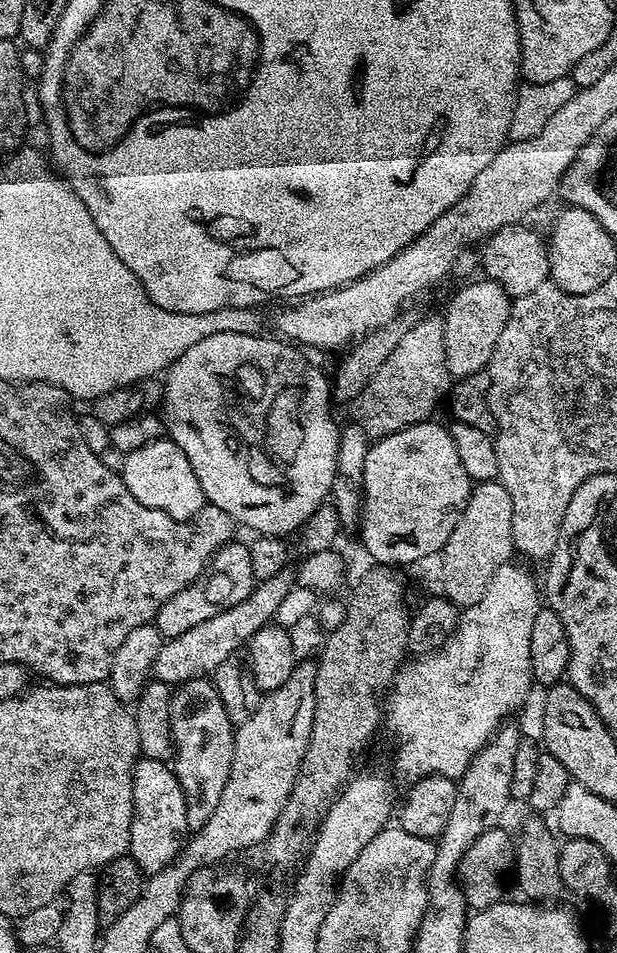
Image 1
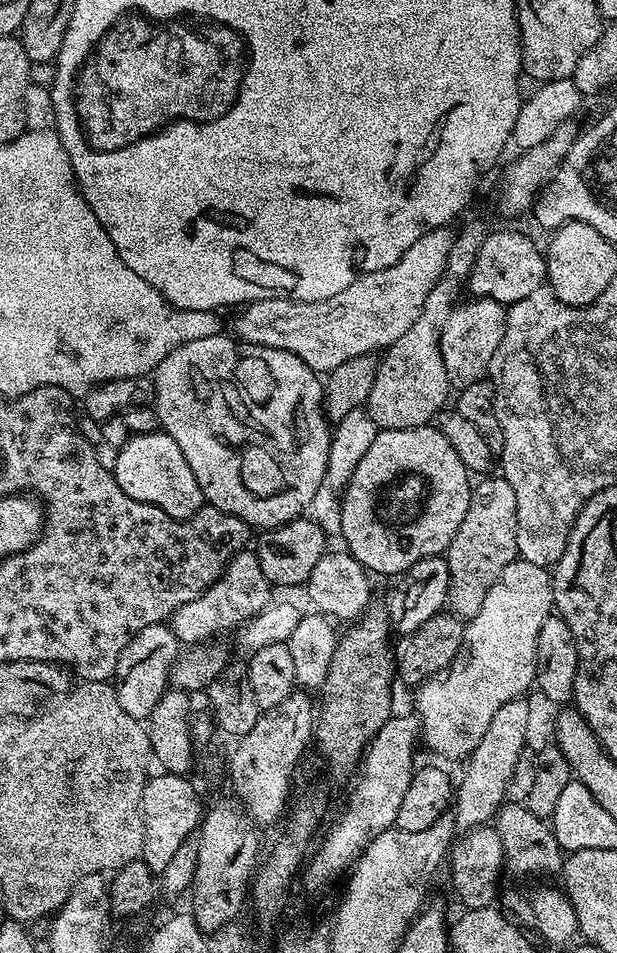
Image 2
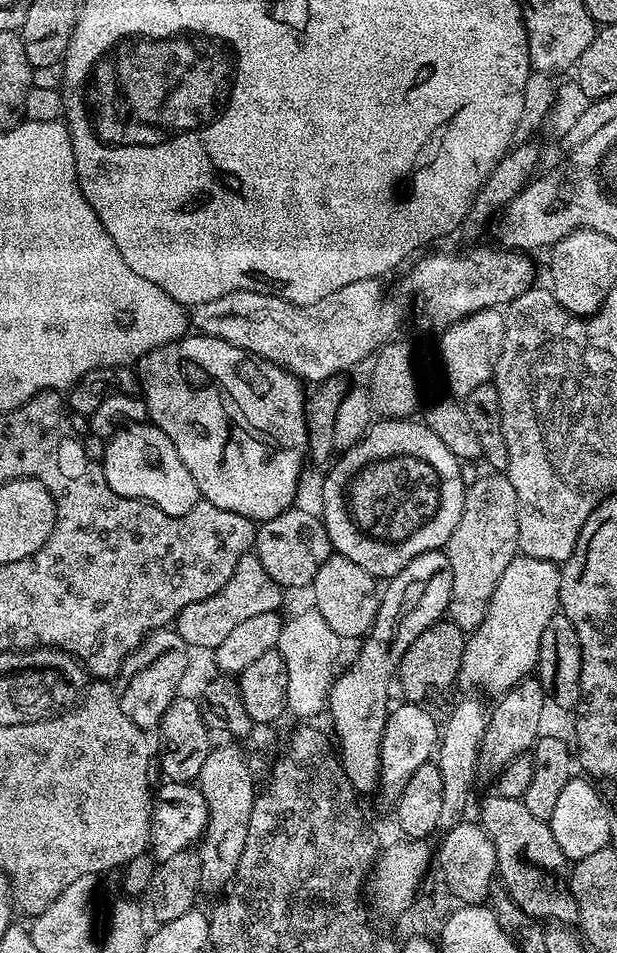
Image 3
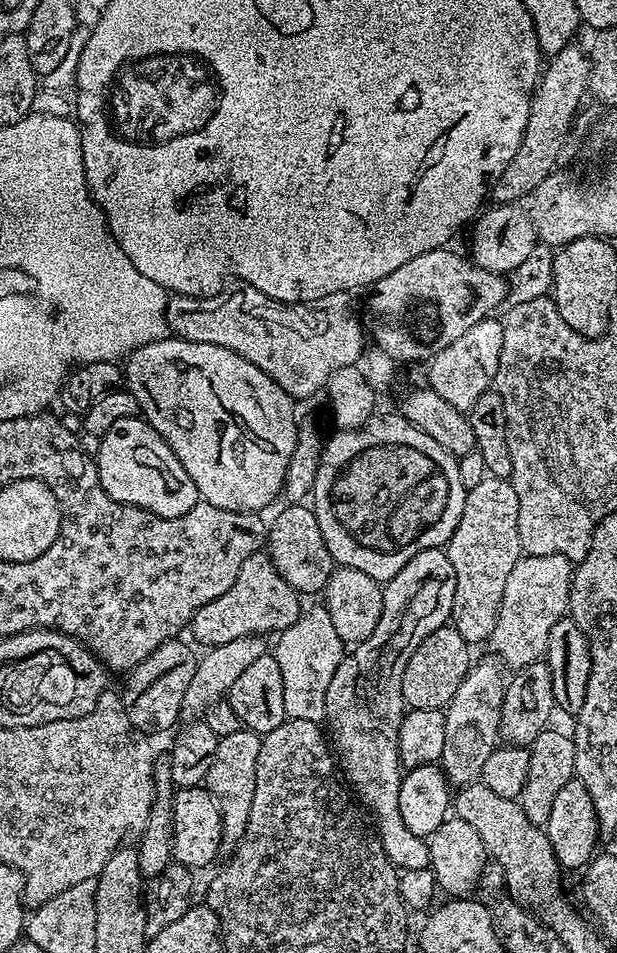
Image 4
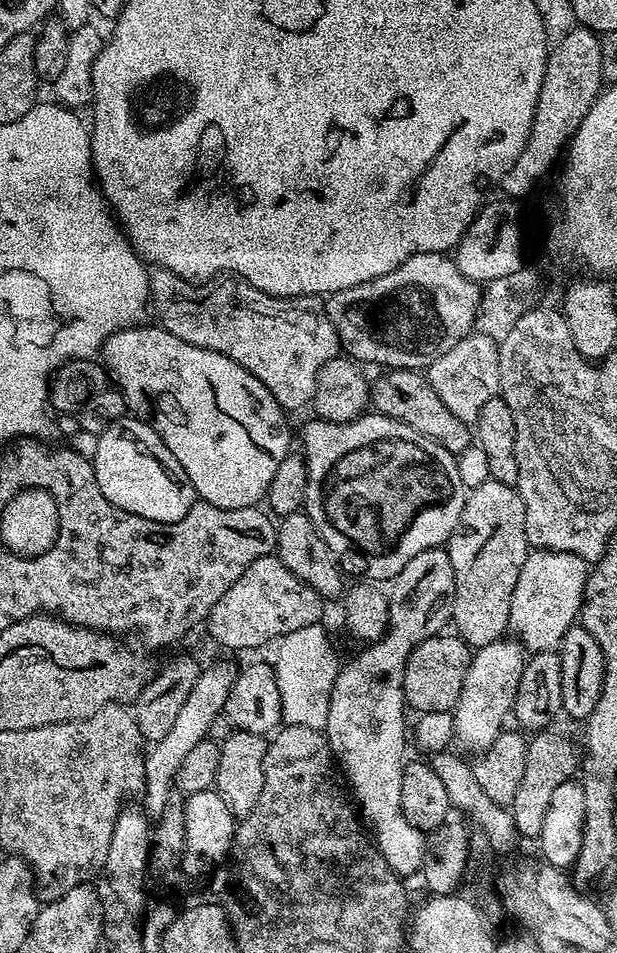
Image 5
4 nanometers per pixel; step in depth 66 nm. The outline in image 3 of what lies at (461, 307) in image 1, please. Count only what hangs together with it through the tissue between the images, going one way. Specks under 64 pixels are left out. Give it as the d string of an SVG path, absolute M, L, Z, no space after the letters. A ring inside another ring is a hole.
M500 308L478 310L466 318L457 320L440 336L440 360L444 363L444 380L453 397L463 398L470 390L489 383L493 379L498 354L504 341L504 314Z

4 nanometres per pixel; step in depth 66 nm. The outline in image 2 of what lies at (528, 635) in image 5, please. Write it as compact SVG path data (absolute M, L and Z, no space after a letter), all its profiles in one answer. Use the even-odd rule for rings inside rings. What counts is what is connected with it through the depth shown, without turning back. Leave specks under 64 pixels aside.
M517 559L502 570L498 582L490 586L490 594L482 602L482 610L465 623L464 641L452 665L443 675L433 676L415 689L416 709L422 729L422 744L433 748L440 756L467 757L478 746L486 726L494 719L494 714L506 706L506 702L521 699L524 691L533 687L536 678L536 655L538 654L538 630L542 622L553 615L552 578L549 569L534 566L534 562Z

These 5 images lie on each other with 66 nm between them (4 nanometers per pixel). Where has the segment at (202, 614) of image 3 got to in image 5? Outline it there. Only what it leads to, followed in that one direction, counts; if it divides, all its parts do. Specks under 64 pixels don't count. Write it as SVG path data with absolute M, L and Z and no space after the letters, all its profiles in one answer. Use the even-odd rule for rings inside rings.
M263 556L250 562L242 578L214 602L206 629L224 648L260 648L294 630L302 630L302 626L321 623L324 604L322 597L288 570L279 556Z

